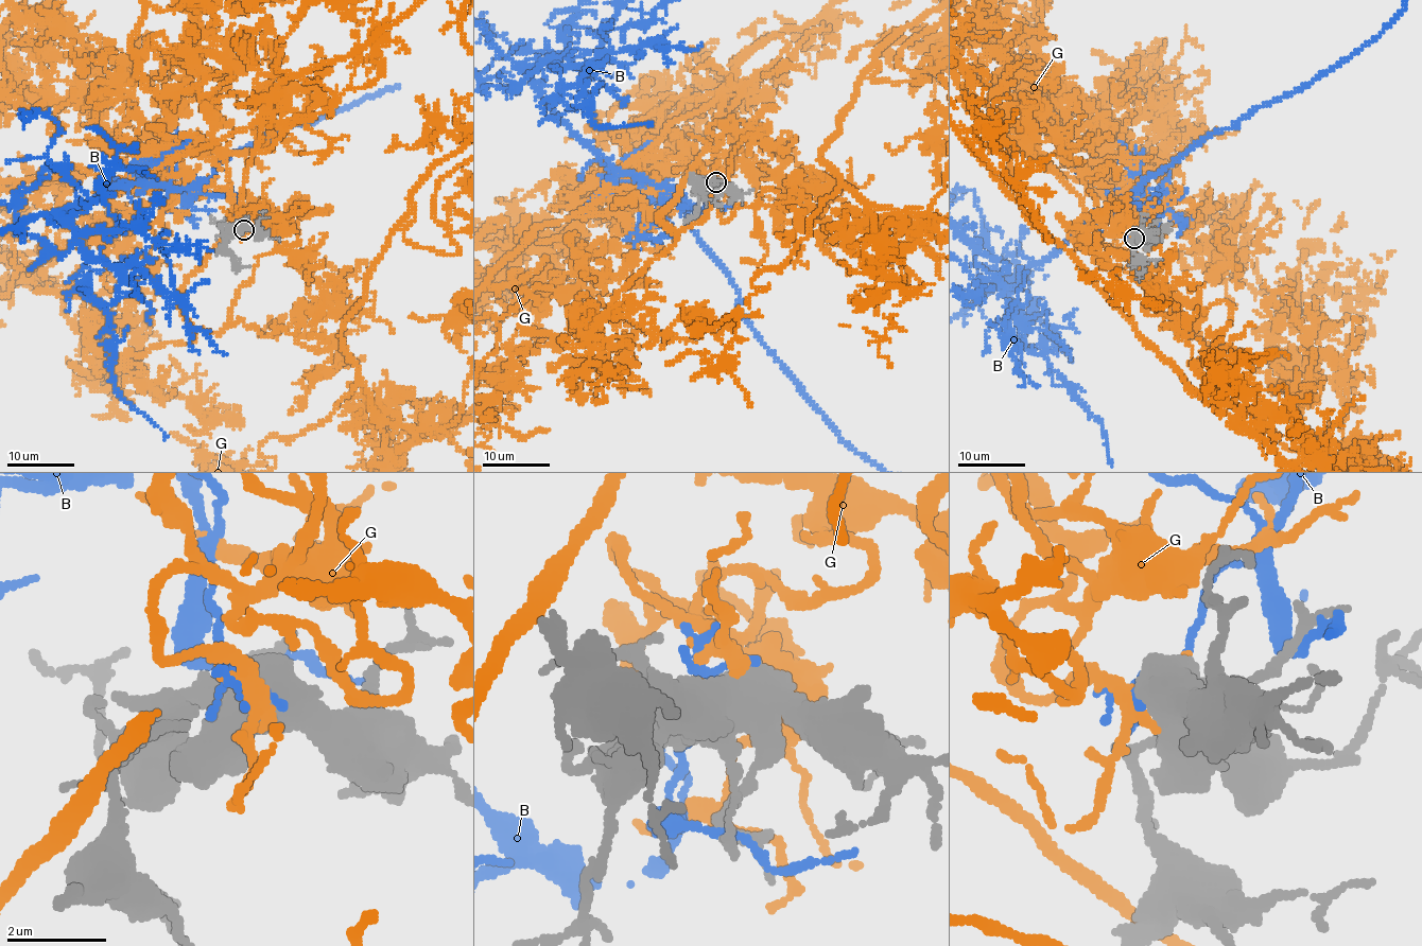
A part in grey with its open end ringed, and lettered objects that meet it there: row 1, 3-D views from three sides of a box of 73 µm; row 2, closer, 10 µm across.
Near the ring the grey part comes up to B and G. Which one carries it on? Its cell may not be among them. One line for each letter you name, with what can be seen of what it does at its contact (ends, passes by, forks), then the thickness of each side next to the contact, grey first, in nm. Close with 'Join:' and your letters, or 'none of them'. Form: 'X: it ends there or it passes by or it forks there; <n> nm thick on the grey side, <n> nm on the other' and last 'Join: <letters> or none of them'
G: it forks there; 900 nm thick on the grey side, 240 nm on the other
Join: G

